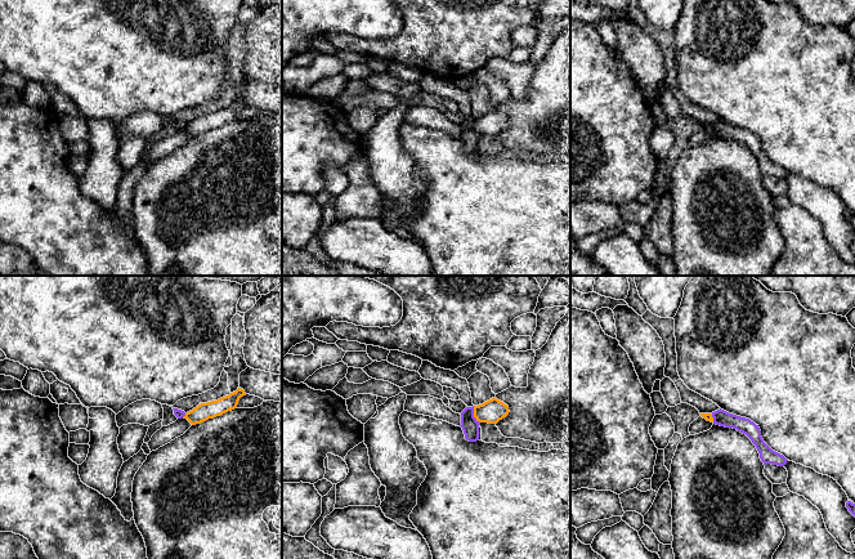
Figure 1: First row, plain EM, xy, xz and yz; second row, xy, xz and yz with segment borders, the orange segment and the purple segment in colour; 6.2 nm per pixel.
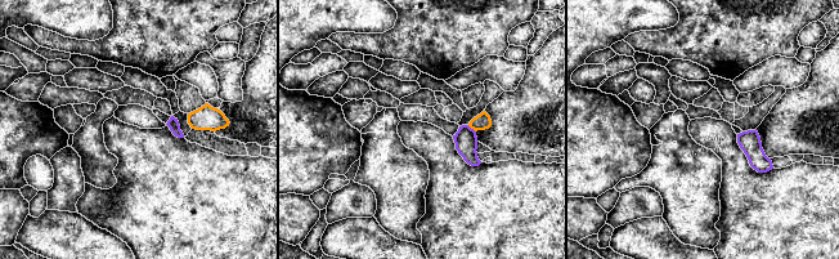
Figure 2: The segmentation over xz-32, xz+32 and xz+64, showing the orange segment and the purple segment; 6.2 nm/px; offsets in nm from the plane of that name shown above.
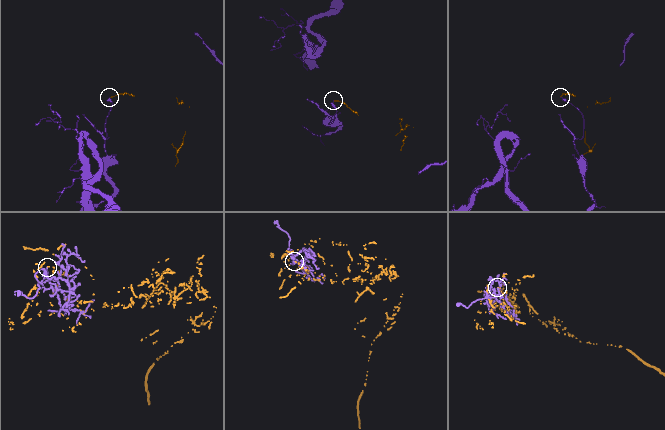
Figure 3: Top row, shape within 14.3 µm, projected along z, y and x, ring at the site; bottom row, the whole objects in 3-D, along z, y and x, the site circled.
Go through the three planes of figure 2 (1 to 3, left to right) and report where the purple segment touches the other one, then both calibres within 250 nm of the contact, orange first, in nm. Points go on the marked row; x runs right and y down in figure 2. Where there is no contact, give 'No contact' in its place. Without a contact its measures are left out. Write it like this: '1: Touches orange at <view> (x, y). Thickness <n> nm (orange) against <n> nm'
1: No contact
2: Touches orange at xz+32 (471, 128). Thickness 100 nm (orange) against 140 nm
3: No contact

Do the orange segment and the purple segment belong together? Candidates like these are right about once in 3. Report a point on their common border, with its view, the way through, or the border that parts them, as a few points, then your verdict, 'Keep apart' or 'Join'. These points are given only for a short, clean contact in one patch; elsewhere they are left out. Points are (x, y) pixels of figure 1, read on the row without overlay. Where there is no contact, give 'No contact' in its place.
Touches orange at xz (474, 126). Boundary: xz (473, 117), (473, 128), (479, 134). Keep apart

